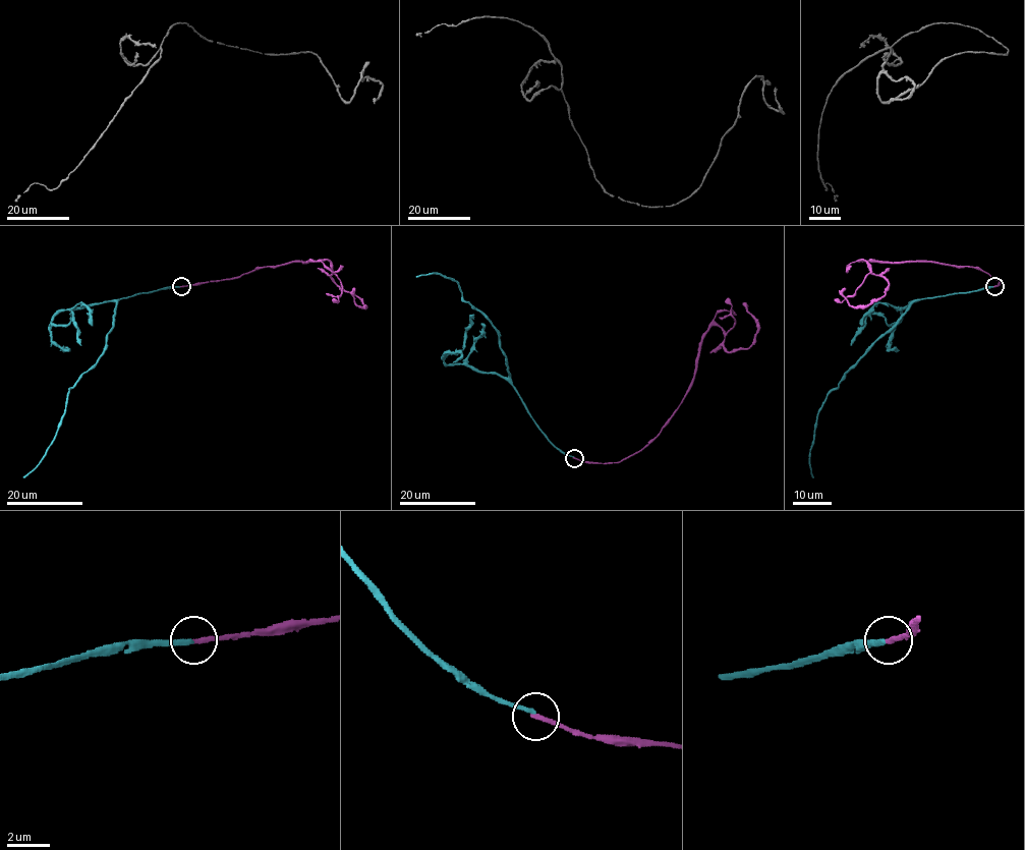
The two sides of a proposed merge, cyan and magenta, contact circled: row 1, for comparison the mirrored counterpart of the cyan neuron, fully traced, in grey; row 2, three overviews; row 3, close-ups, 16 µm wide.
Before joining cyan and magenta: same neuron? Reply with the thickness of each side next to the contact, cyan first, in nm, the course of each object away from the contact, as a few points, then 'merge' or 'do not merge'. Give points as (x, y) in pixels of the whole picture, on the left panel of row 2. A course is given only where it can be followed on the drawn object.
240/220 nm | cyan via (180, 286), (136, 293), (117, 301), (104, 353), (69, 390), (53, 441), (44, 457), (22, 476) | magenta via (181, 286), (326, 260), (330, 277), (354, 293), (362, 306), (354, 300), (354, 288) | do not merge

